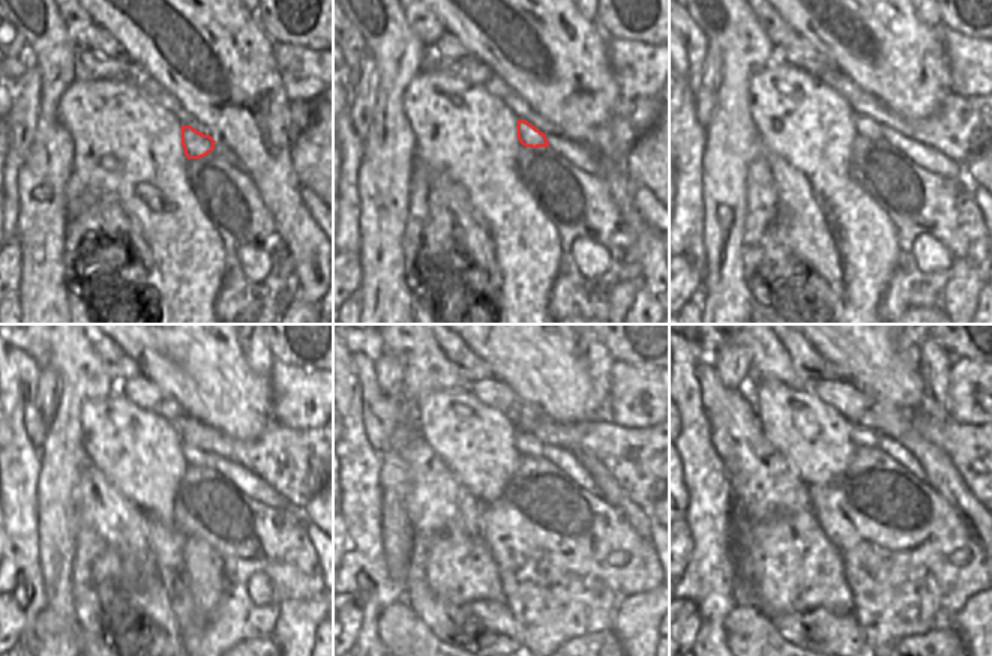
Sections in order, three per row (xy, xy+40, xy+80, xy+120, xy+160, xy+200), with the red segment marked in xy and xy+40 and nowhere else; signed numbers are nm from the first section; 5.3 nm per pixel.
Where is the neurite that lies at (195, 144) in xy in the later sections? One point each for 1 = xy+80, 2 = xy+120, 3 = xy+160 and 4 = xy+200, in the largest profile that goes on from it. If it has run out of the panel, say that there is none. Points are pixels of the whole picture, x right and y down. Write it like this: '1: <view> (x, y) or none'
1: xy+80 (865, 126)
2: xy+120 (192, 455)
3: xy+160 (527, 445)
4: xy+200 (862, 437)

